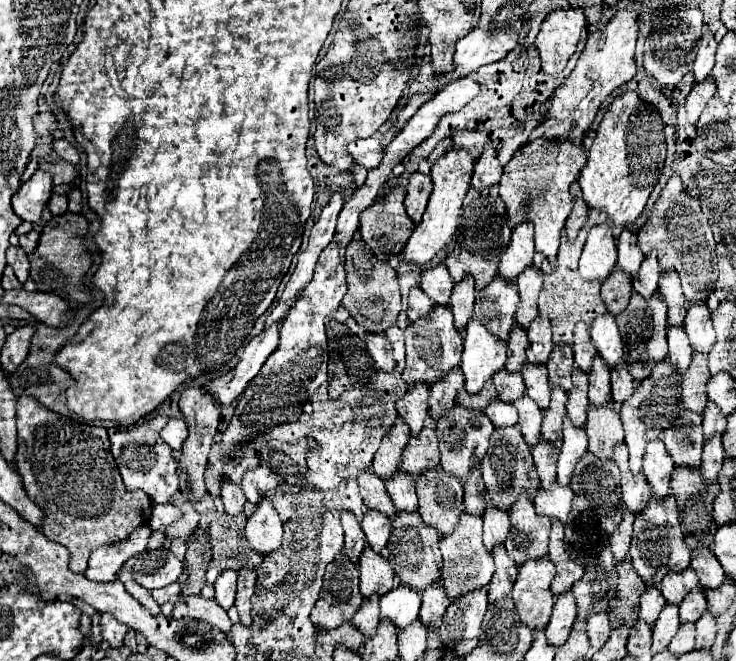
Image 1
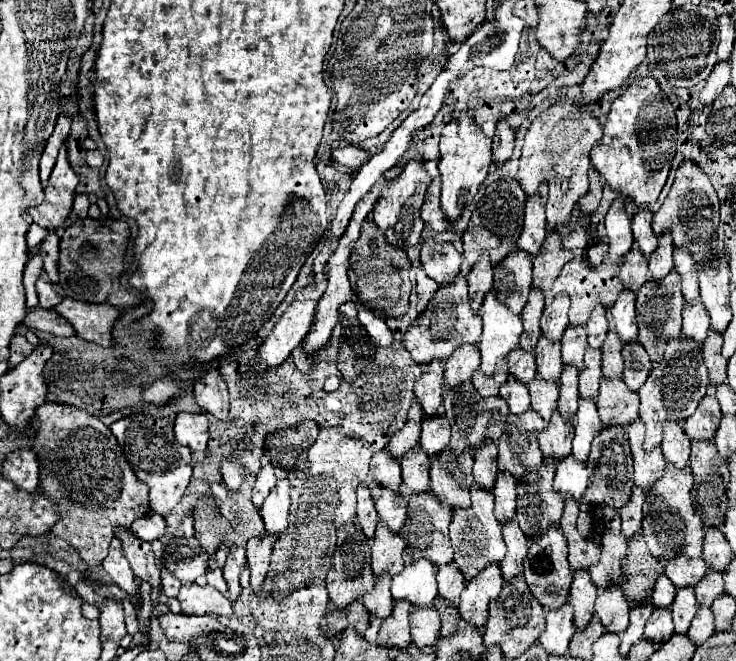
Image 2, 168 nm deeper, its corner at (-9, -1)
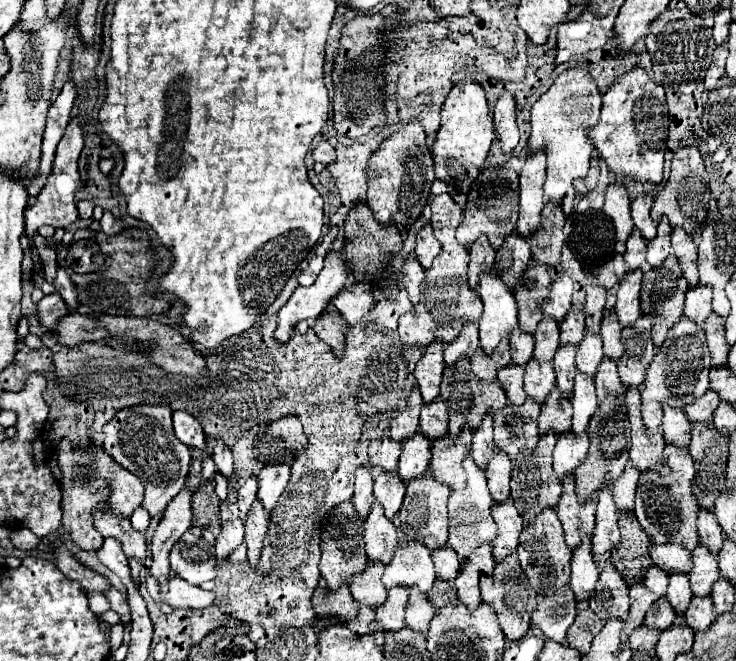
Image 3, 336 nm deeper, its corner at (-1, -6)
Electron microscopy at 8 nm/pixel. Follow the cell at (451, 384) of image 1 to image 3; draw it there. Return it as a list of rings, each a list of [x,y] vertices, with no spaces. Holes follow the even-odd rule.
[[[468,324],[460,336],[444,348],[444,362],[446,366],[454,366],[460,356],[472,356],[478,350],[478,328],[476,324]]]

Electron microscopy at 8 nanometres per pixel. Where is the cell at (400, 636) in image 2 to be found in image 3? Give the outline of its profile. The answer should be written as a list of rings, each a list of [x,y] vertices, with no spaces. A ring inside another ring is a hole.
[[[392,588],[388,590],[386,602],[376,608],[376,622],[382,632],[398,632],[404,628],[404,606],[408,602],[406,588]]]

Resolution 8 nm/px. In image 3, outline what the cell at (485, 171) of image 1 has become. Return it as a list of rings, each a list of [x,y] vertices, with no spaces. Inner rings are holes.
[[[504,92],[496,106],[494,106],[494,130],[496,138],[502,144],[504,154],[510,154],[514,150],[514,144],[518,144],[518,128],[516,128],[516,104],[510,92]]]

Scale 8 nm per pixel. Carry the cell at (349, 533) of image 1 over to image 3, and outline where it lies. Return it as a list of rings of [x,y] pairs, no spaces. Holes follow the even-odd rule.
[[[360,468],[356,472],[356,486],[354,486],[354,496],[352,496],[354,510],[360,514],[360,518],[368,516],[372,502],[374,502],[374,498],[372,498],[372,476],[366,468]]]

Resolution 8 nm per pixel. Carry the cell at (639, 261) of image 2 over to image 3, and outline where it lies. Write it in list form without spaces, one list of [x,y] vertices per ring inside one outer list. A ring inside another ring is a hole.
[[[632,234],[626,242],[626,252],[624,252],[624,264],[630,266],[630,270],[642,266],[644,260],[644,252],[646,252],[646,244],[642,240],[640,234]]]

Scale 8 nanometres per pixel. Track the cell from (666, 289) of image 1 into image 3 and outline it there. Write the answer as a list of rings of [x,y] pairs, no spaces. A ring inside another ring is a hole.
[[[676,228],[672,232],[672,248],[674,248],[676,258],[680,260],[680,268],[684,272],[684,278],[686,278],[688,286],[690,288],[696,286],[698,284],[698,270],[696,270],[698,254],[696,254],[694,240],[682,228]]]

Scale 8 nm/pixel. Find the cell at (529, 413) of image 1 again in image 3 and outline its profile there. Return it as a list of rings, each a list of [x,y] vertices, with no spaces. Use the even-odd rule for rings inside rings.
[[[530,360],[524,368],[524,392],[528,398],[536,400],[538,404],[544,402],[544,398],[554,390],[556,376],[552,364],[536,364],[536,360]]]

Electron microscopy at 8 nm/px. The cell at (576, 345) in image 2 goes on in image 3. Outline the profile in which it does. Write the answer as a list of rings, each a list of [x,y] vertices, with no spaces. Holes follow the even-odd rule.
[[[572,308],[566,316],[564,322],[560,324],[560,346],[574,344],[578,346],[586,334],[584,326],[584,308]]]

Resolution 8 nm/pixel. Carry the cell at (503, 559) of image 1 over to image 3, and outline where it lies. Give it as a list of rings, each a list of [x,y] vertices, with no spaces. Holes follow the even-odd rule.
[[[508,498],[504,504],[494,504],[492,506],[492,518],[498,526],[498,536],[492,544],[492,554],[496,562],[506,560],[512,556],[518,548],[518,536],[522,532],[522,520],[520,514],[516,512],[512,498]]]

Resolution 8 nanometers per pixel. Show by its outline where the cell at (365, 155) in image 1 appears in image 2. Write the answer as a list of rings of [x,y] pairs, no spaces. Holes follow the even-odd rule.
[[[352,145],[334,147],[330,153],[332,153],[332,159],[334,159],[336,163],[348,165],[348,167],[362,165],[366,159],[370,159],[370,157],[372,157],[368,151],[364,151],[364,149],[358,149],[358,147],[352,147]]]

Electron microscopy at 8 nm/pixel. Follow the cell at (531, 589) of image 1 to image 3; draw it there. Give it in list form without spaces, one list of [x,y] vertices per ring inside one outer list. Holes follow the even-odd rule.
[[[544,508],[540,516],[536,516],[534,524],[524,526],[520,532],[520,544],[518,544],[518,560],[528,576],[530,586],[538,592],[538,596],[554,596],[560,588],[564,588],[570,580],[570,558],[572,550],[566,548],[564,544],[564,534],[562,534],[562,524],[556,518],[554,508]]]

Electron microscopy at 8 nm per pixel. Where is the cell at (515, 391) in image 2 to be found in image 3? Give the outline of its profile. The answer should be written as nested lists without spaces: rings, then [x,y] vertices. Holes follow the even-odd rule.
[[[512,364],[504,366],[498,372],[498,382],[506,390],[506,398],[510,404],[524,404],[526,400],[524,390],[522,390],[522,374],[524,374],[524,368],[516,368]]]

